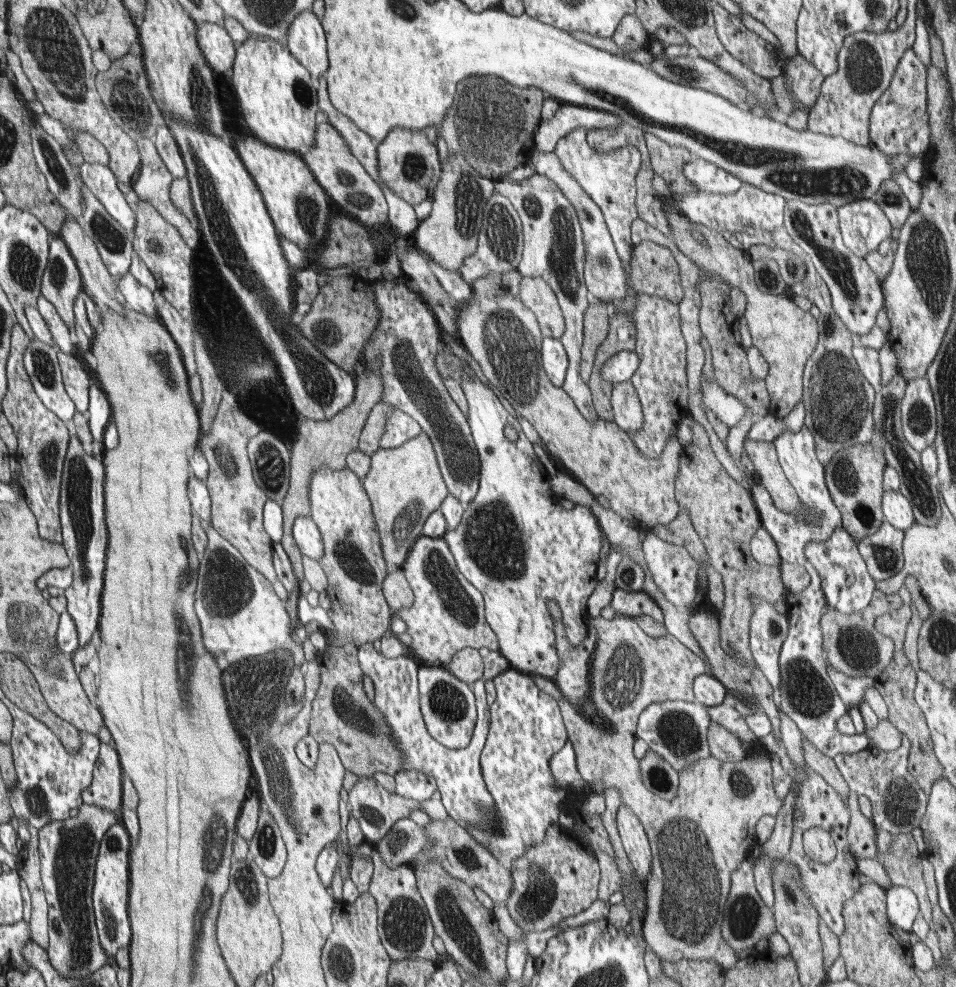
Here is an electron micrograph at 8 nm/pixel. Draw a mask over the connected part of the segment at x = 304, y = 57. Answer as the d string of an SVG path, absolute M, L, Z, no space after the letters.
M307 9L292 22L285 41L291 53L317 78L330 68L324 32L320 18Z

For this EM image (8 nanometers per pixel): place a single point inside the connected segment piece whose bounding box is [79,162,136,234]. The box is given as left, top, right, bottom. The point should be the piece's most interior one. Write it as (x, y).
(99, 178)

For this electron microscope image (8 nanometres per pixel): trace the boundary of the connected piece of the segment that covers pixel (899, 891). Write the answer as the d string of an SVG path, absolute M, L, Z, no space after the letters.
M892 885L887 891L887 918L894 928L911 932L919 912L916 894L904 886Z

